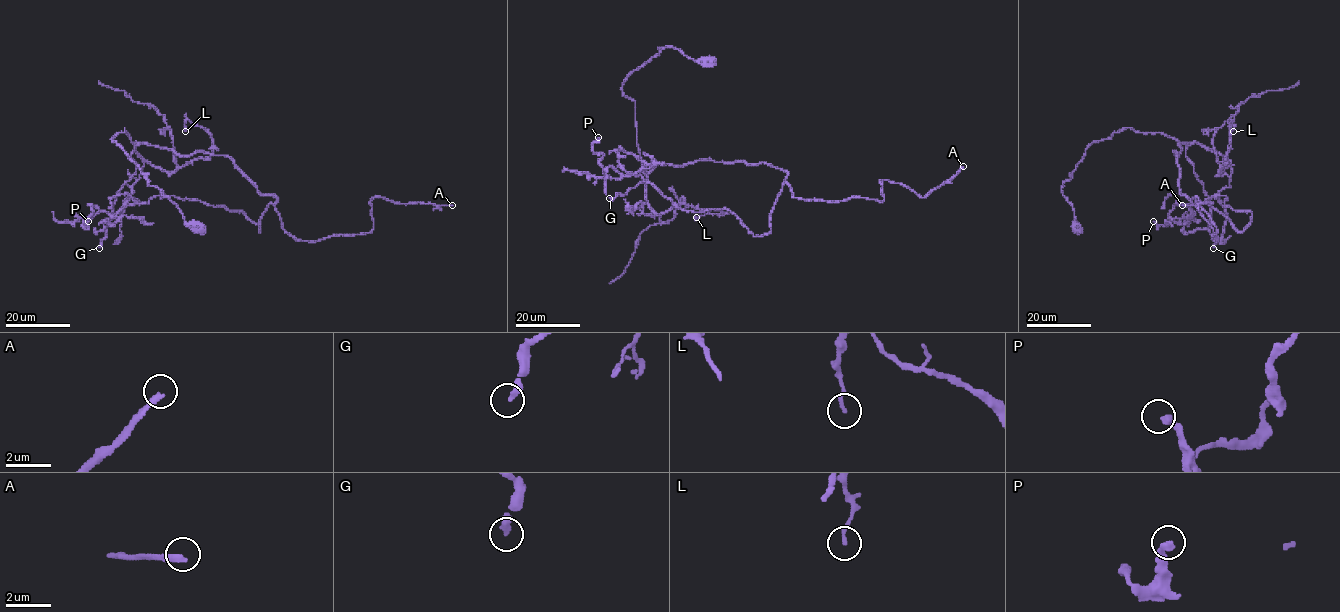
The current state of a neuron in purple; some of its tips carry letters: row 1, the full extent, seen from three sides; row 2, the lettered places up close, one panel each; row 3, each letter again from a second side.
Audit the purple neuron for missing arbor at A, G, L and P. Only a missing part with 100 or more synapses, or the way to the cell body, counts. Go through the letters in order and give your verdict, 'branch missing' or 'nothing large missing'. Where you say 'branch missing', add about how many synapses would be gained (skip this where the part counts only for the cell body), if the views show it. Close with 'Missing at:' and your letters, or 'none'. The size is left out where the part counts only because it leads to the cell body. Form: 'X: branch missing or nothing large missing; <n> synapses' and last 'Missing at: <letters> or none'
A: branch missing; 250 synapses
G: nothing large missing
L: nothing large missing
P: nothing large missing
Missing at: A

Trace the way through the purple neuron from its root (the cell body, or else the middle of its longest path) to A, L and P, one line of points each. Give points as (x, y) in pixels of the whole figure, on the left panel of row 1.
A: (199, 227), (114, 136), (227, 155), (297, 239), (369, 233), (375, 197), (452, 205)
L: (199, 227), (112, 140), (125, 128), (141, 156), (176, 172), (211, 153), (204, 129), (187, 119), (185, 131)
P: (199, 227), (112, 140), (125, 128), (226, 155), (277, 201), (260, 231), (173, 196), (88, 204), (88, 221)

